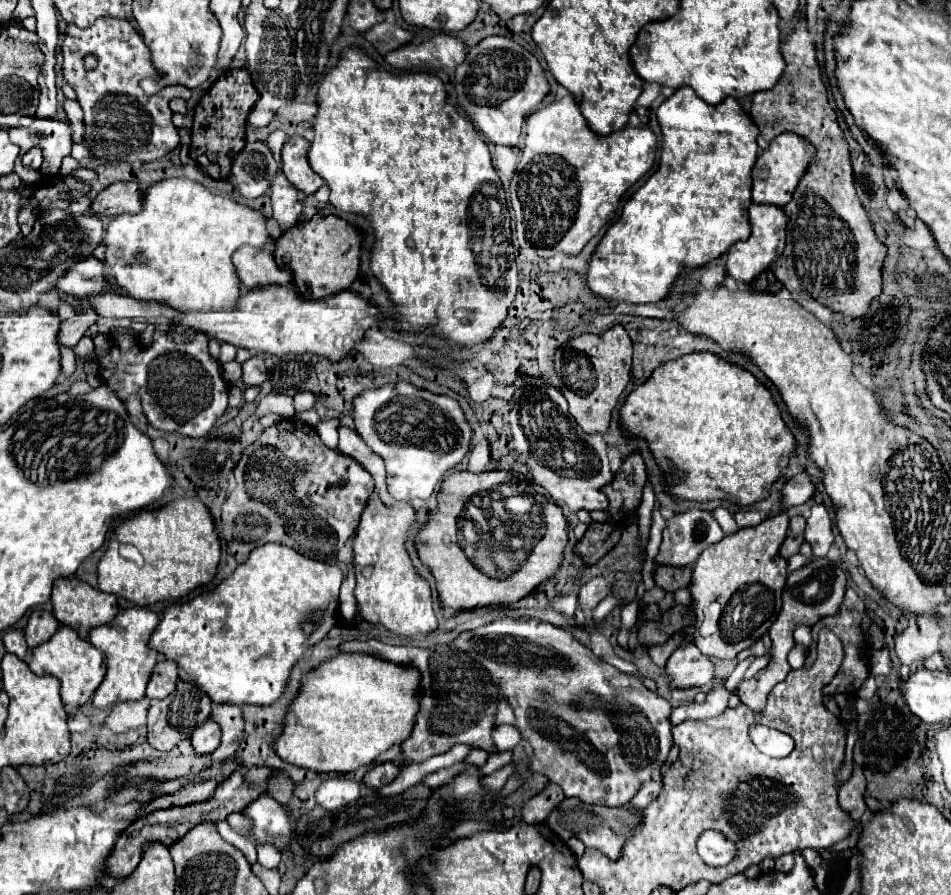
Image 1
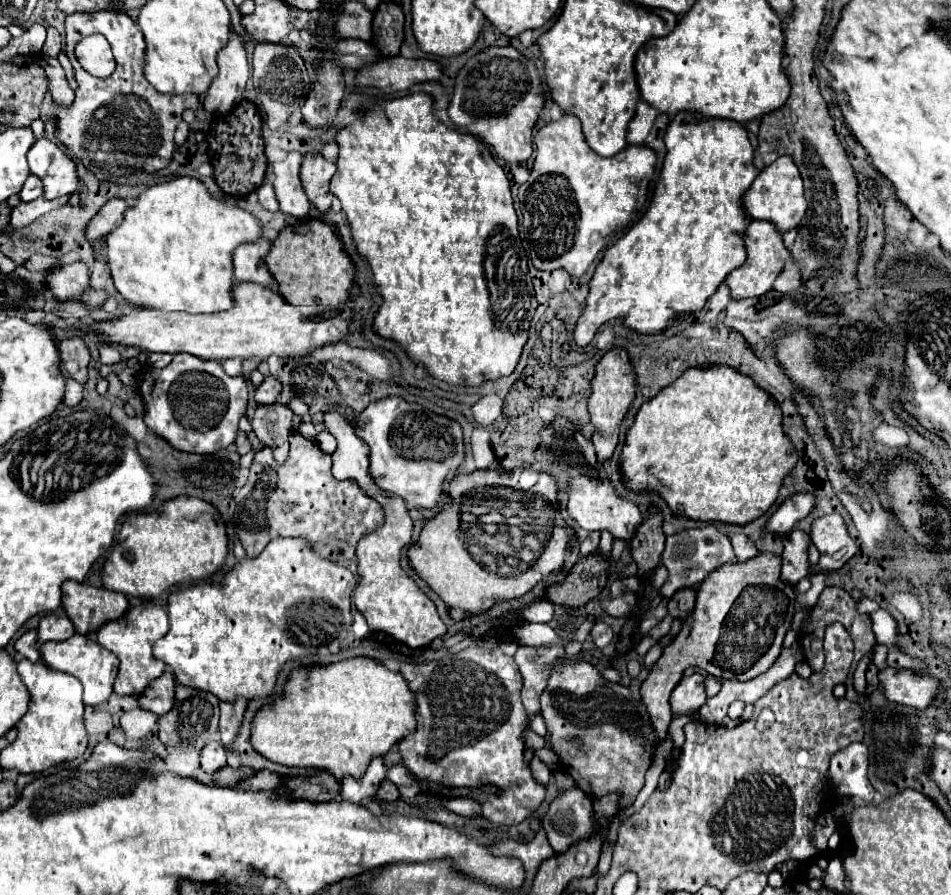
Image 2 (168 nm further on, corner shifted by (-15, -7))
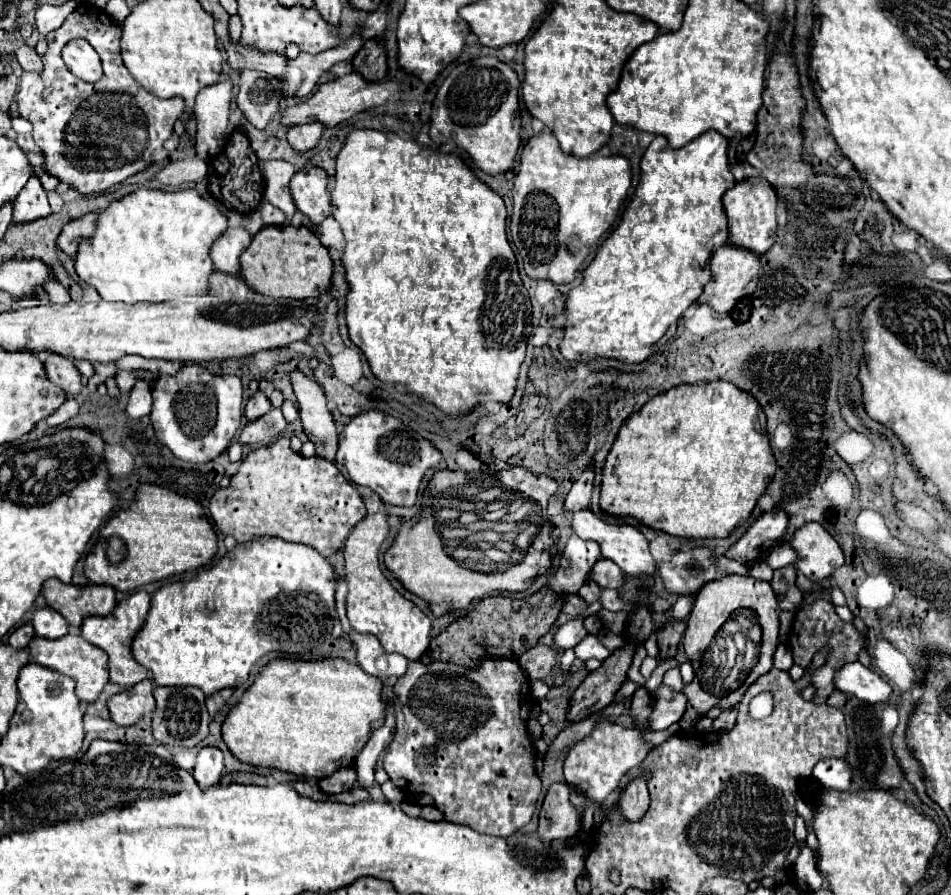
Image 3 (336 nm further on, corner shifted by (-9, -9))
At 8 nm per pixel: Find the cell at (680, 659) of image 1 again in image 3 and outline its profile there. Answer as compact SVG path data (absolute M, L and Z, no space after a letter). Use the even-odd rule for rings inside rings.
M661 684L655 692L653 692L653 714L649 718L649 730L665 730L671 724L679 722L685 708L687 708L687 700L683 692L675 692L669 686Z

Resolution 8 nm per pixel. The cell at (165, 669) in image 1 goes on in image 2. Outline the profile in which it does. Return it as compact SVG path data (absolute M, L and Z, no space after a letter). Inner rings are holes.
M165 670L157 680L153 680L147 690L139 696L139 706L143 710L153 712L155 716L167 714L171 710L171 702L175 696L175 678L169 670Z

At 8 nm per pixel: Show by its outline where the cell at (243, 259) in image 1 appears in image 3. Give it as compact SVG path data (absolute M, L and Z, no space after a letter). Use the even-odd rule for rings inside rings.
M229 228L211 246L211 258L213 258L215 268L221 272L227 272L231 276L237 274L241 278L239 256L241 256L241 252L245 252L245 248L251 244L251 240L253 240L253 236L245 228Z

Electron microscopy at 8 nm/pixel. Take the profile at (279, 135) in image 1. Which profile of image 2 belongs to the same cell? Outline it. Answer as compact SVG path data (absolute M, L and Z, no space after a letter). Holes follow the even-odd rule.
M289 152L285 160L273 164L273 188L281 212L295 216L297 220L303 220L309 214L309 202L299 180L301 160L303 156L299 152Z

